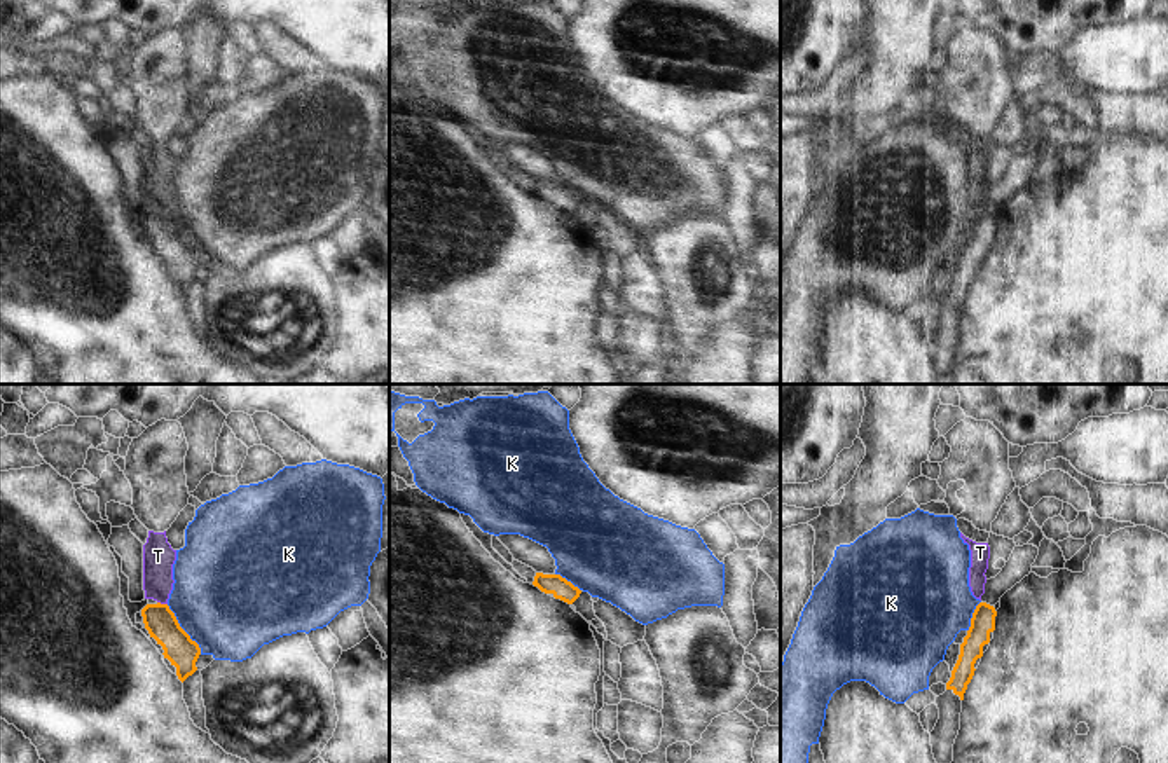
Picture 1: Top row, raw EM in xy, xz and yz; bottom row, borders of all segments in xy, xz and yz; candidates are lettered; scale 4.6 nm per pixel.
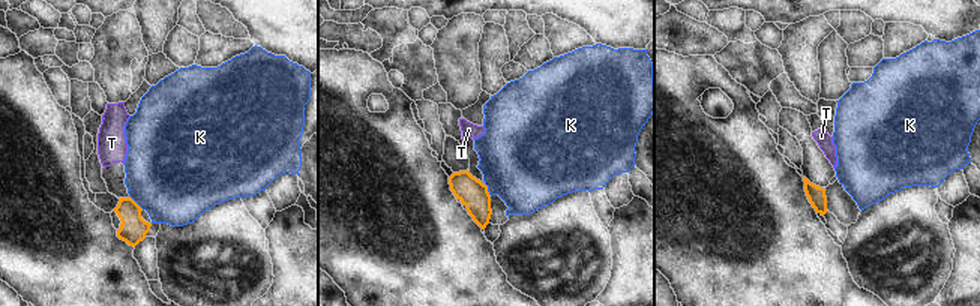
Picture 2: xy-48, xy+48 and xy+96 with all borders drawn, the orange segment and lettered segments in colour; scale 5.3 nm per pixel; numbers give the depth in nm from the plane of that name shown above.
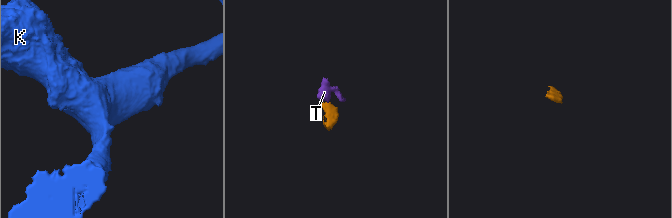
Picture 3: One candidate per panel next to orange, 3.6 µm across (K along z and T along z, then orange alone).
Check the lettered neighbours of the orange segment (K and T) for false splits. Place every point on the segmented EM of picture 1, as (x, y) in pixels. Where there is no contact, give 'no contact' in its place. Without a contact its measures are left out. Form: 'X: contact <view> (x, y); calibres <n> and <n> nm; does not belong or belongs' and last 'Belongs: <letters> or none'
K: contact xy (182, 629); calibres 150 and 480 nm; does not belong
T: contact xy (163, 604); calibres 150 and 140 nm; does not belong
Belongs: none

